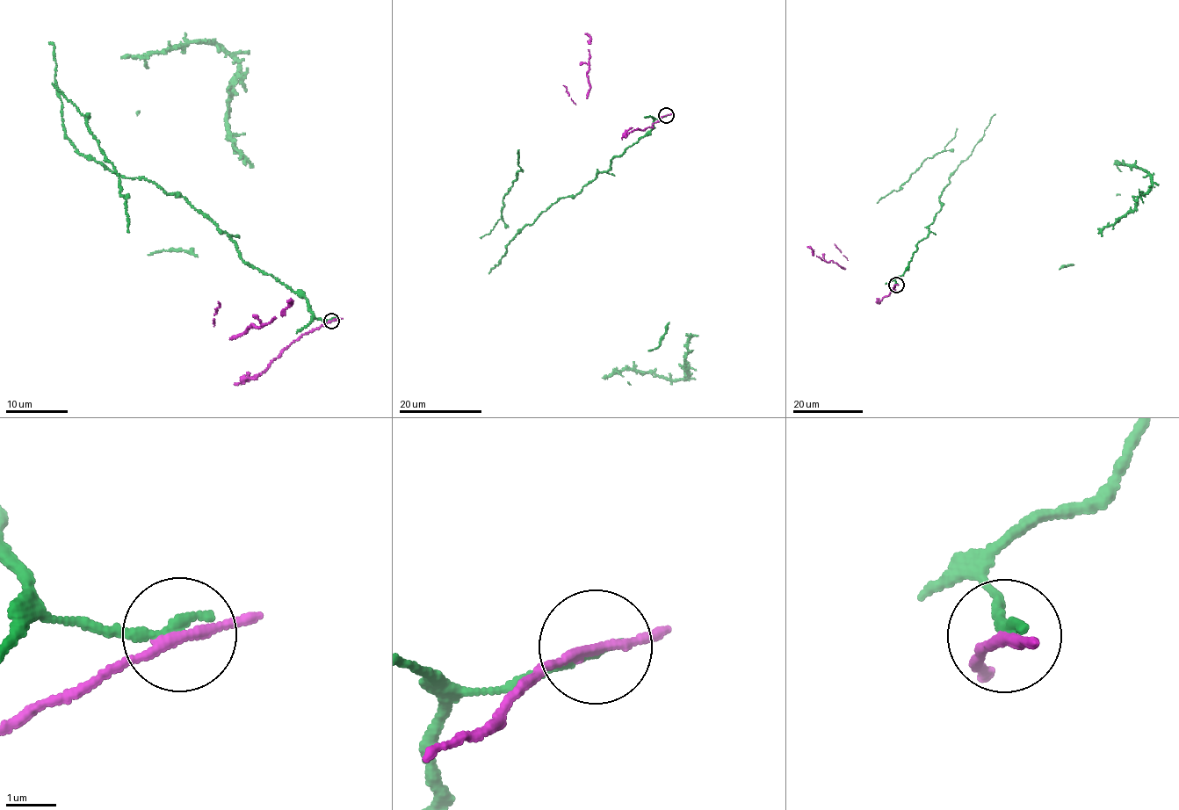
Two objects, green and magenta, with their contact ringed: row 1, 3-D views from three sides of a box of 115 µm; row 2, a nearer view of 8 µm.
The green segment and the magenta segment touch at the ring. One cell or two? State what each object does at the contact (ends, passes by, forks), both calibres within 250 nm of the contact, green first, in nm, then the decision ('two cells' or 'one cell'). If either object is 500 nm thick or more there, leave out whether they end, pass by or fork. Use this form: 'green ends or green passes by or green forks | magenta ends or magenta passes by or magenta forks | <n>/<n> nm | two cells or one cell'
green ends | magenta passes by | 240/190 nm | two cells

